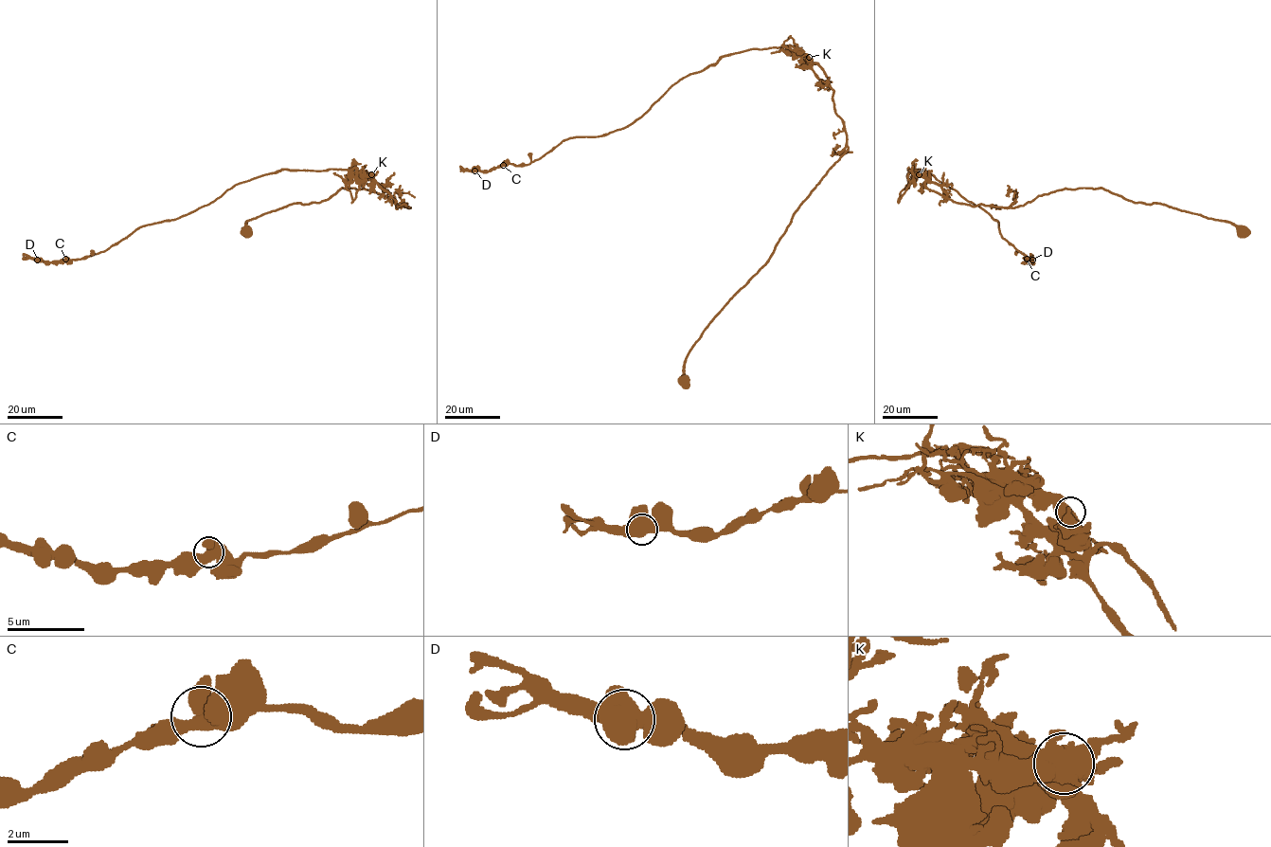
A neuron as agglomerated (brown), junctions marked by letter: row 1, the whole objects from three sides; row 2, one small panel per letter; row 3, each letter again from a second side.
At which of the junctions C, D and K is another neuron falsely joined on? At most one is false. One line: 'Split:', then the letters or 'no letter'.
Split: no letter

